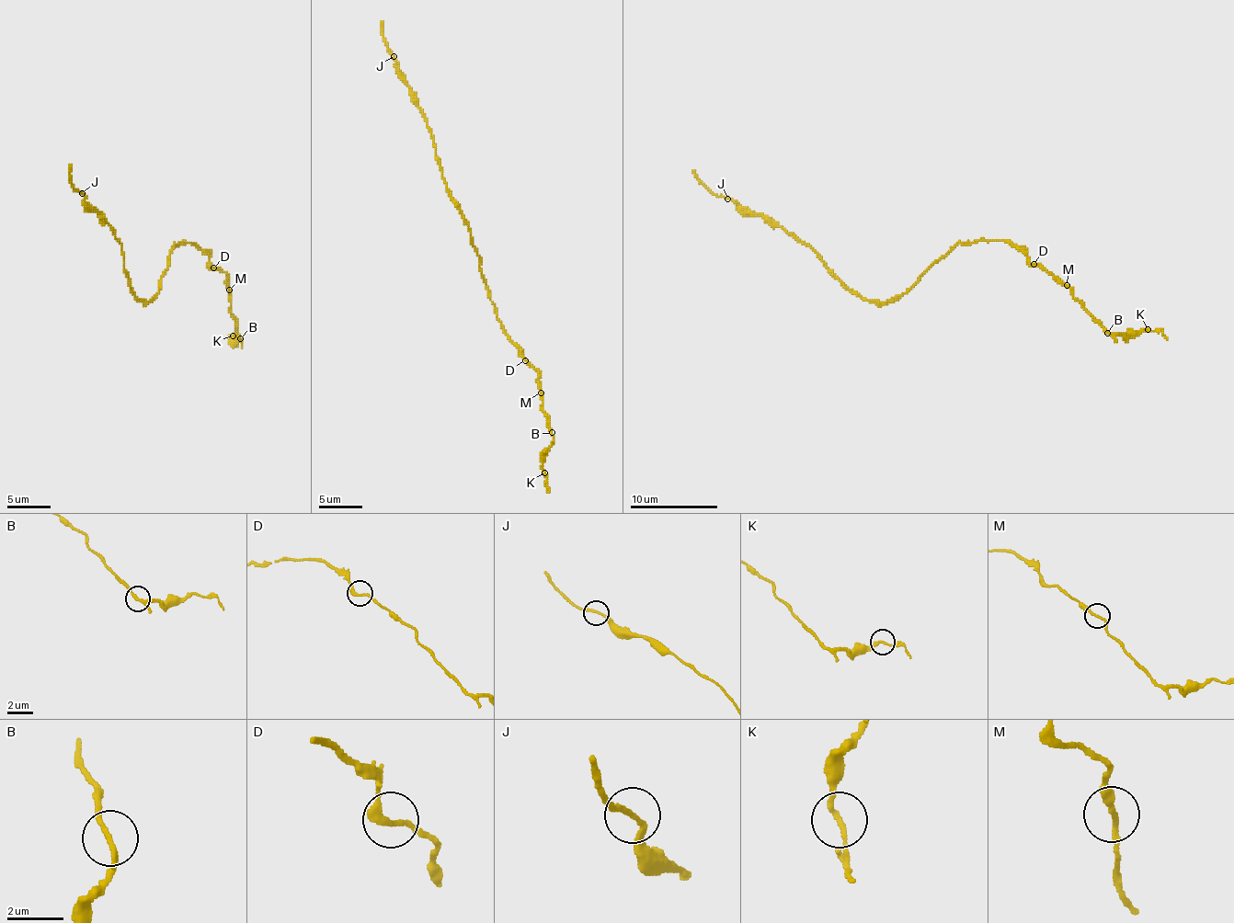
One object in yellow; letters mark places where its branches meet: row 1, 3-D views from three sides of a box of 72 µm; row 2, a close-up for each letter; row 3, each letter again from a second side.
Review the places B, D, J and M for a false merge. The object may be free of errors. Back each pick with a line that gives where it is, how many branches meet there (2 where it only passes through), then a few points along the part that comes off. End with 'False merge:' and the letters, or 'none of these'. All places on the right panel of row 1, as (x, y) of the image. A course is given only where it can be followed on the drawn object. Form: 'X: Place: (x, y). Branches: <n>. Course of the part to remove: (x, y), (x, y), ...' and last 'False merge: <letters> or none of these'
B: Place: (1107, 333). Branches: 3. Course of the part to remove: (1108, 333), (1160, 331), (1167, 339)
False merge: B

